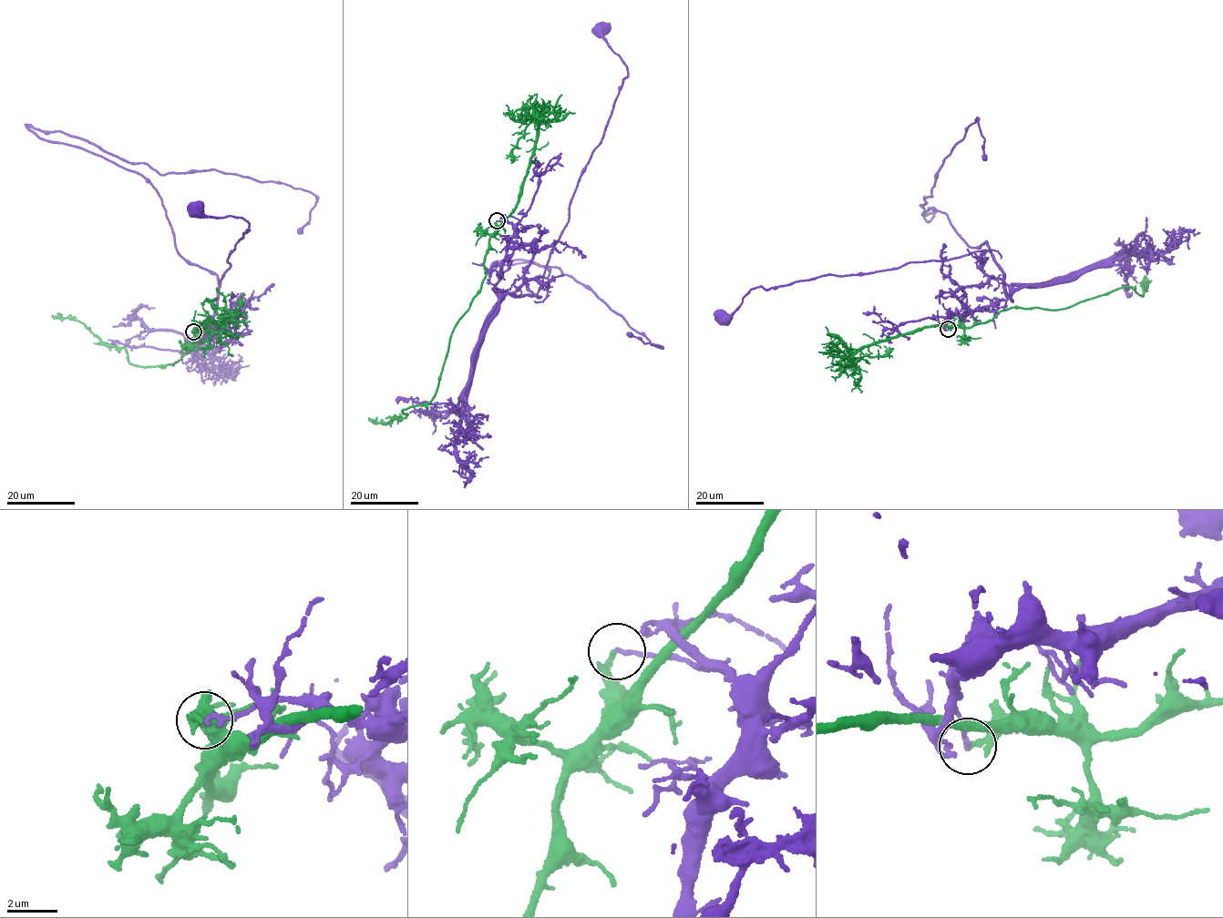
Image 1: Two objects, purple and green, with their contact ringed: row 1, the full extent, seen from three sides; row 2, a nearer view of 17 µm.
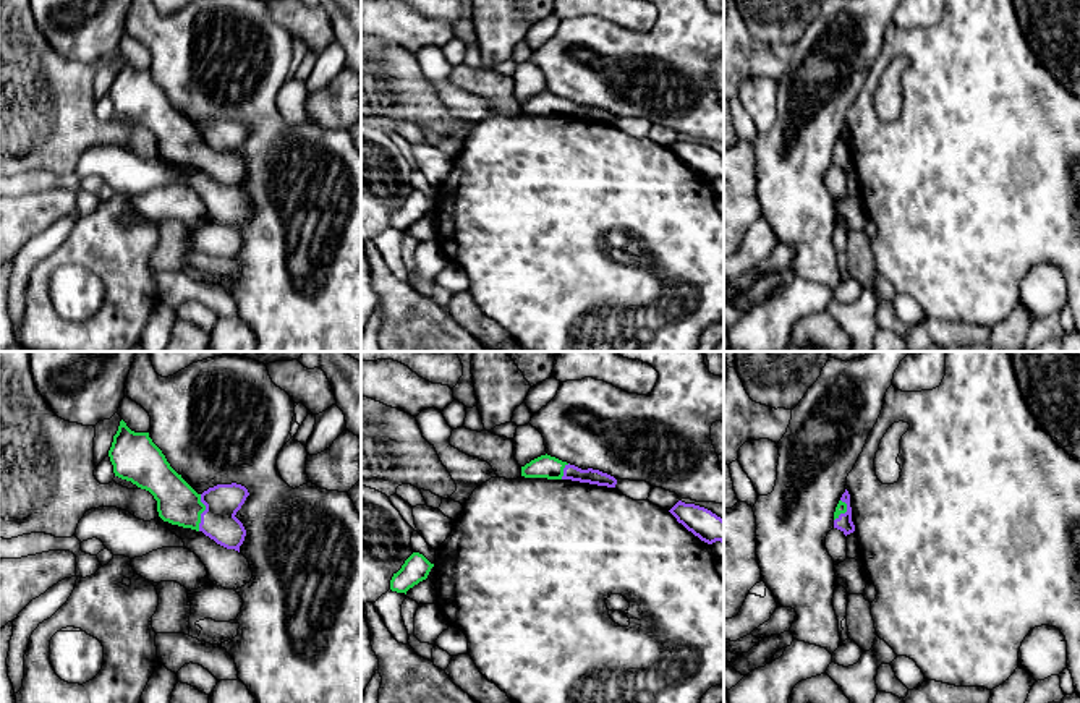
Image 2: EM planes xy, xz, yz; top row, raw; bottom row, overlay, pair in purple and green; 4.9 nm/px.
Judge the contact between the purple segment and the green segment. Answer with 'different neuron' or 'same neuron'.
different neuron

